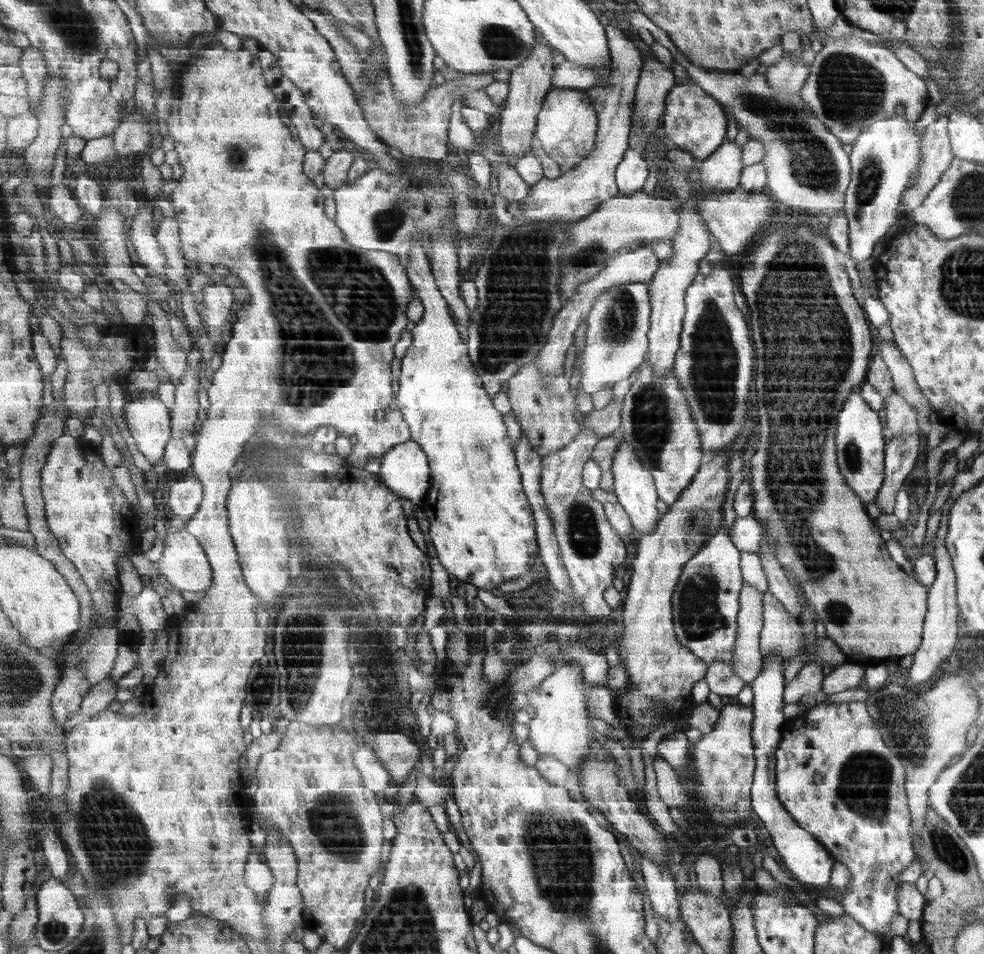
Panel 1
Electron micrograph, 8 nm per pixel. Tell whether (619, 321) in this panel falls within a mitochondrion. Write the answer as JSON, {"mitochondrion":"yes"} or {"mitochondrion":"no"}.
{"mitochondrion":"yes"}

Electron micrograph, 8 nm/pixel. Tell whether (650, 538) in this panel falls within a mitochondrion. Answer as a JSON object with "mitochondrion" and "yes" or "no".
{"mitochondrion":"no"}

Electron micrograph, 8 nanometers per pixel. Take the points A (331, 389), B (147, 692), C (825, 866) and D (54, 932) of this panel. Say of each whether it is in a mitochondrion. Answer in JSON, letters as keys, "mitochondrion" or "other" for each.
{"A":"mitochondrion","B":"other","C":"other","D":"mitochondrion"}

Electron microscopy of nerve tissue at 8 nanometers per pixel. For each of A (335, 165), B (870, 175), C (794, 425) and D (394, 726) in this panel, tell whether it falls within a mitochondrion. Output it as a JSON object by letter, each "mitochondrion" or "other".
{"A":"other","B":"mitochondrion","C":"other","D":"other"}

